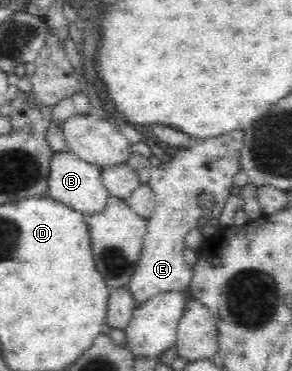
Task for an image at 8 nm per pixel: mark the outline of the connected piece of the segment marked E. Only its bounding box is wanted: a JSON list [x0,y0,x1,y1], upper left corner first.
[126,130,243,310]

